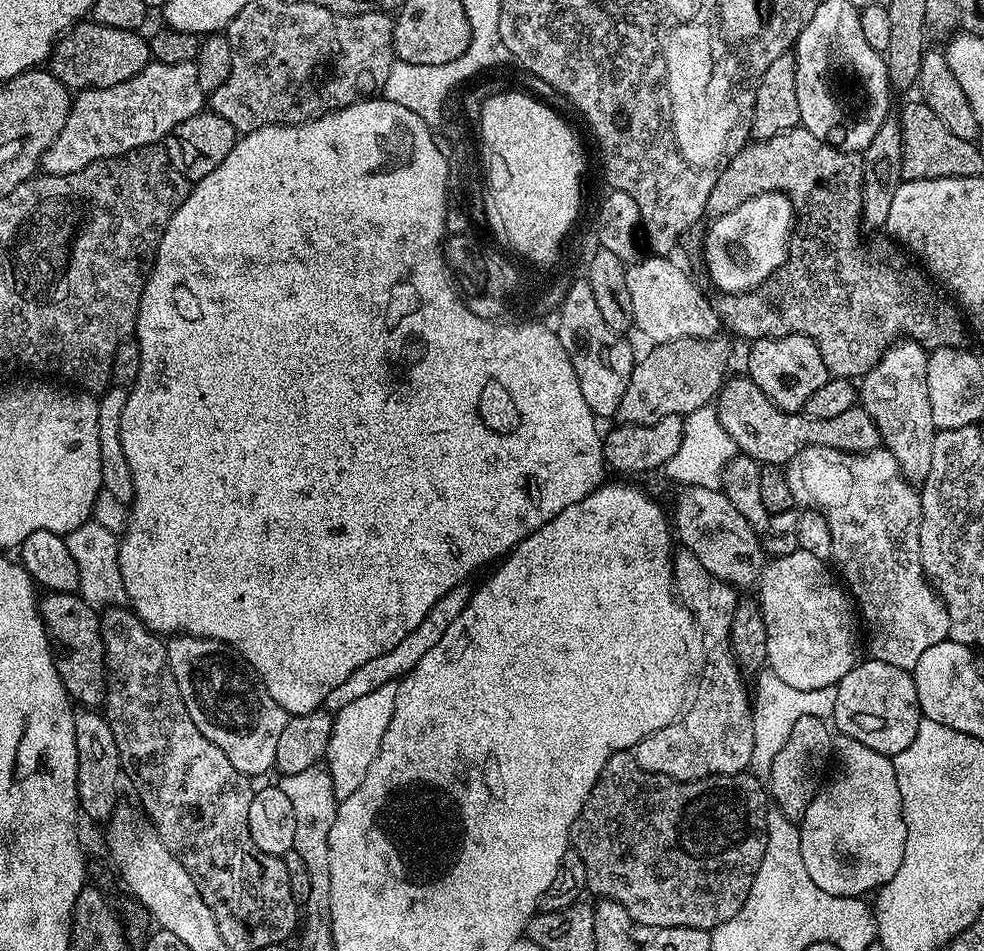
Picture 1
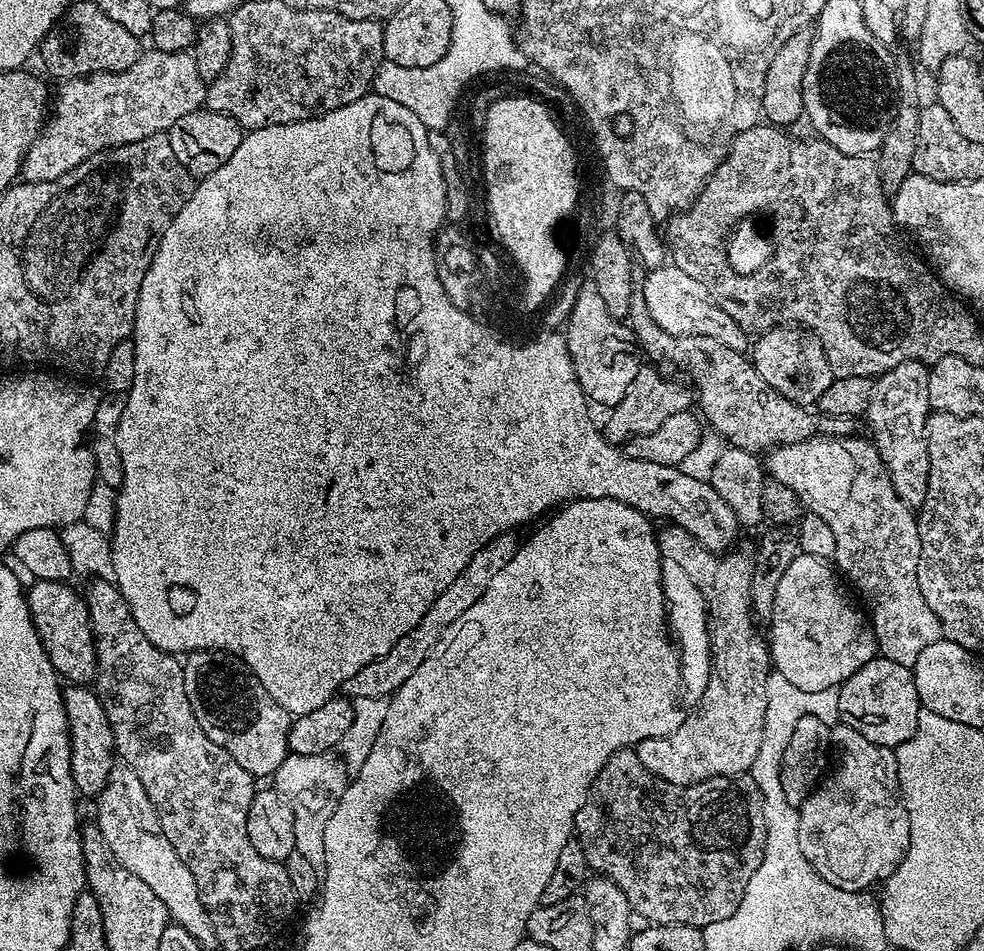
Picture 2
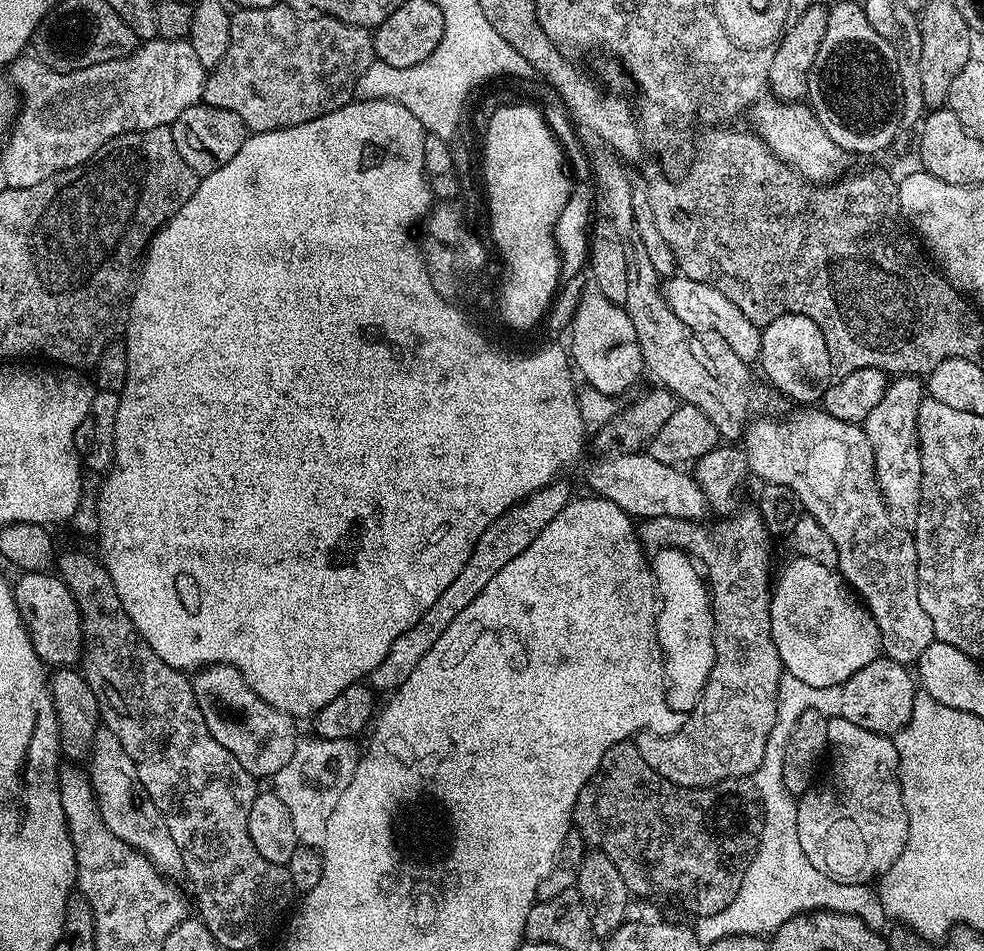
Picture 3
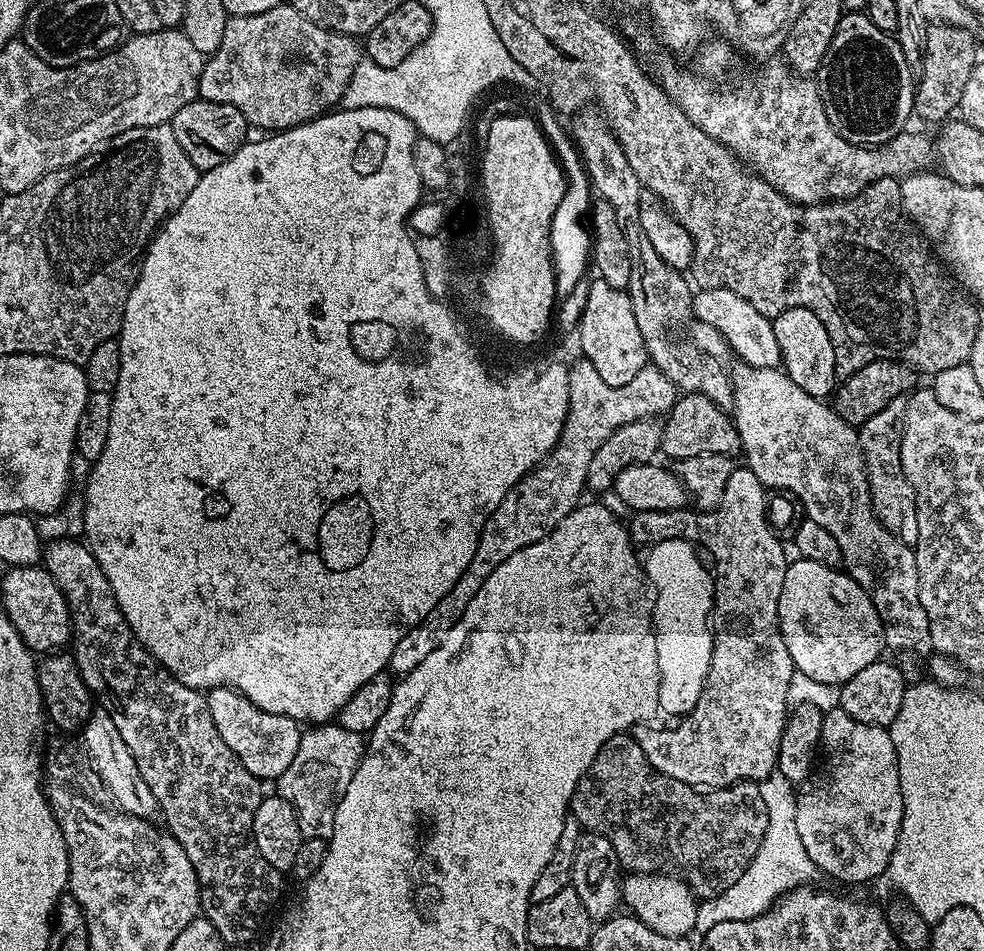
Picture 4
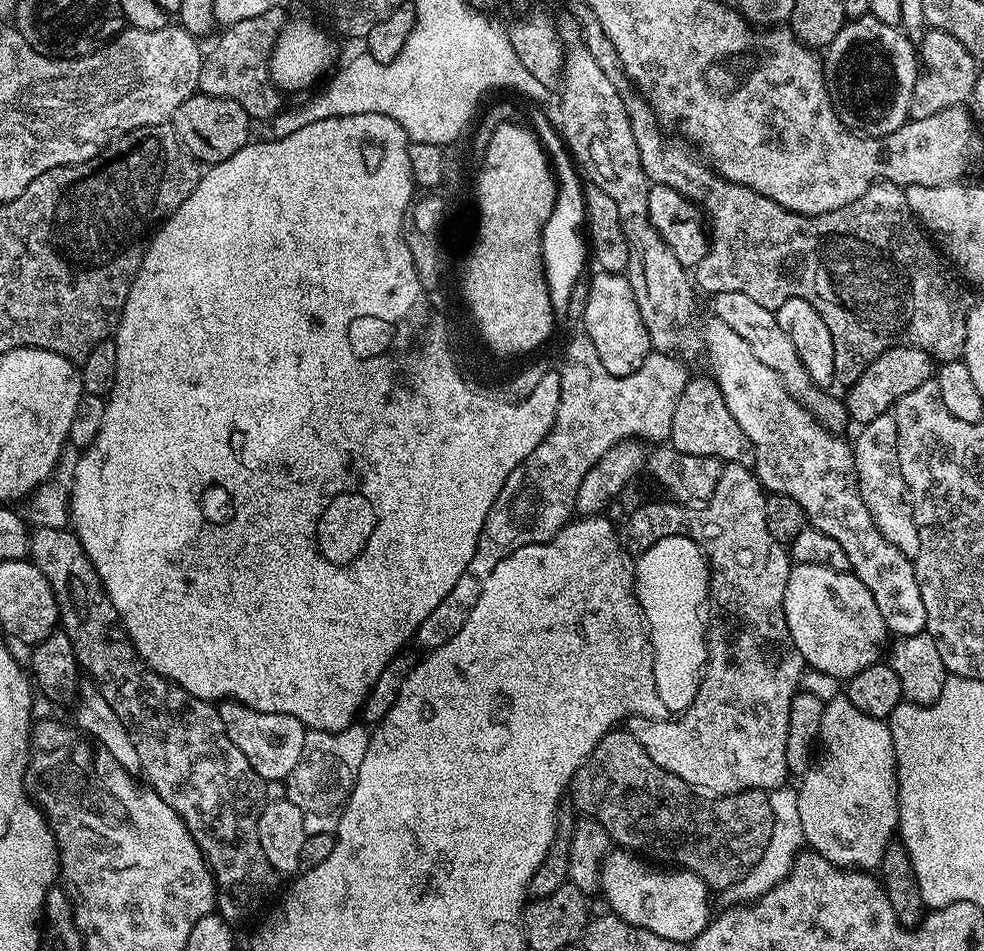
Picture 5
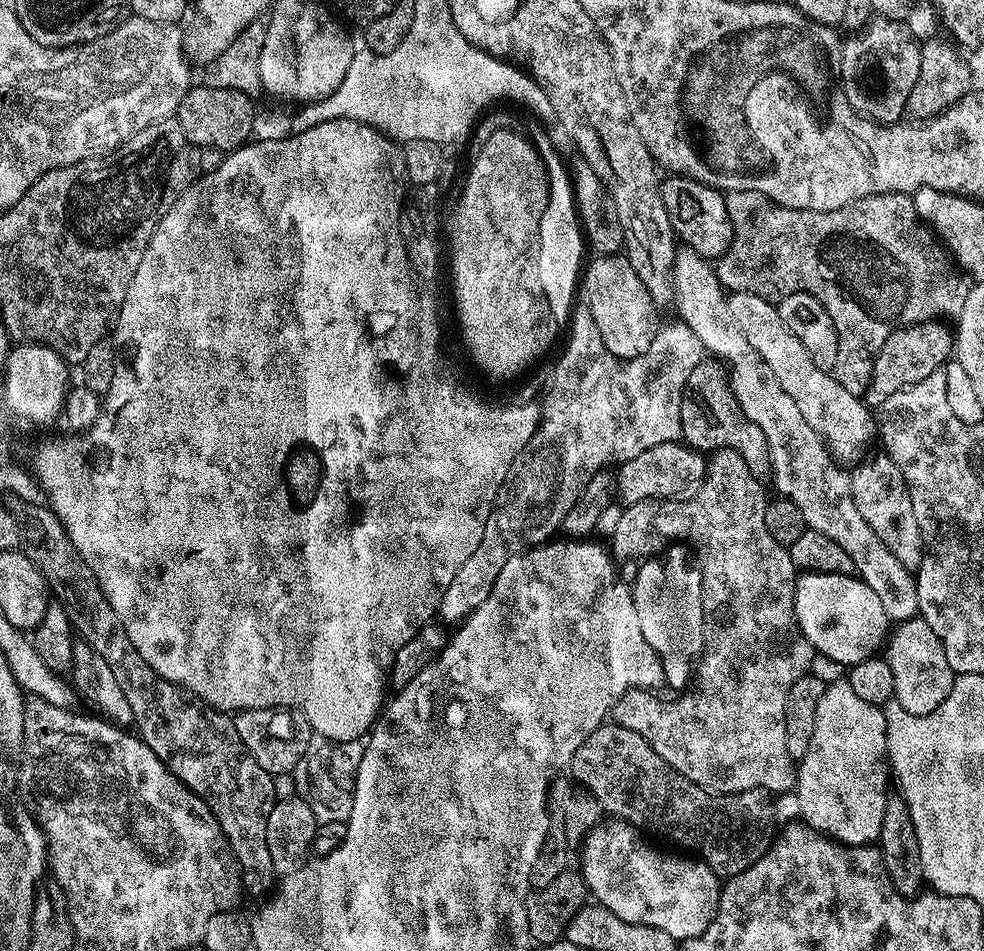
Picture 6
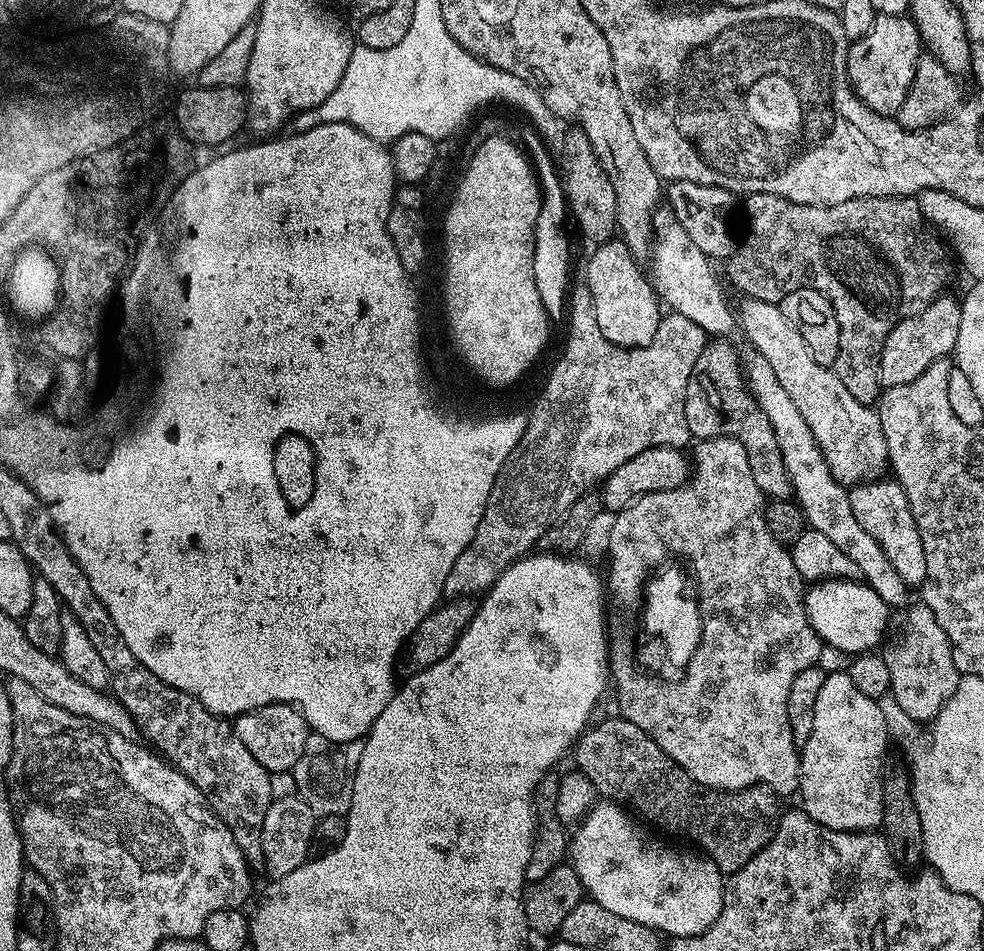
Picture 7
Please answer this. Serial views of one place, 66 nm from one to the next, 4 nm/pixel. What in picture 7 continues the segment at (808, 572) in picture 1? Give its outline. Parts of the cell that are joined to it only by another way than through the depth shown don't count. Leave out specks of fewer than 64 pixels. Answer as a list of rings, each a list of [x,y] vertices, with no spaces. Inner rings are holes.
[[[828,580],[816,582],[807,589],[804,609],[821,641],[840,652],[863,654],[881,647],[890,623],[890,605],[860,580]]]

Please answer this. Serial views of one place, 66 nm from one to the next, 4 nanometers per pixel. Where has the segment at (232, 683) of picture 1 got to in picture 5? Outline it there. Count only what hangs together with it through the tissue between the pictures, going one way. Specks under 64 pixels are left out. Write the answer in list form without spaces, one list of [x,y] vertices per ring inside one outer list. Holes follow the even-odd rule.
[[[229,700],[219,705],[222,726],[226,726],[226,734],[230,734],[230,742],[246,754],[246,762],[254,769],[264,781],[287,781],[288,775],[298,766],[298,758],[302,758],[302,746],[304,745],[305,726],[301,720],[286,714],[266,714],[253,708],[247,708],[245,704],[239,704],[237,700]]]

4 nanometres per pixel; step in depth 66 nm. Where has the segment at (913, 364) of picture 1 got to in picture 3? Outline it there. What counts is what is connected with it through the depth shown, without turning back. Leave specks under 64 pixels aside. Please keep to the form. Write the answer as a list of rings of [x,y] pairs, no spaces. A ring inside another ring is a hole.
[[[900,374],[889,383],[882,402],[870,410],[862,425],[866,438],[874,450],[876,481],[888,507],[890,518],[900,527],[909,530],[916,527],[916,511],[920,509],[920,470],[922,458],[916,442],[916,415],[918,406],[926,399],[926,388],[917,377]]]

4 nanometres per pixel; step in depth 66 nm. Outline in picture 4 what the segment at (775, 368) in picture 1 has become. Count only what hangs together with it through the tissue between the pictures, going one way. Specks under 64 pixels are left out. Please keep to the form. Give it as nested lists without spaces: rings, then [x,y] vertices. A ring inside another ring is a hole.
[[[787,308],[774,317],[772,326],[780,348],[780,364],[794,386],[802,386],[802,390],[806,390],[806,394],[811,396],[831,397],[838,384],[834,342],[830,342],[826,326],[818,322],[818,314],[805,308]]]

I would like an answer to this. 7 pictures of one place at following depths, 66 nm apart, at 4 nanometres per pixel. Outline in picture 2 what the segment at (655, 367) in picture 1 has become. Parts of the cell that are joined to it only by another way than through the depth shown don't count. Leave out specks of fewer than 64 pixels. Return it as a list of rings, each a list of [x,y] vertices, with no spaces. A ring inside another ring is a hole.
[[[642,364],[630,382],[625,397],[608,413],[606,424],[602,426],[604,440],[613,446],[622,446],[632,438],[642,434],[650,434],[658,430],[673,414],[687,411],[692,404],[692,394],[685,386],[668,378],[664,378],[653,365]]]

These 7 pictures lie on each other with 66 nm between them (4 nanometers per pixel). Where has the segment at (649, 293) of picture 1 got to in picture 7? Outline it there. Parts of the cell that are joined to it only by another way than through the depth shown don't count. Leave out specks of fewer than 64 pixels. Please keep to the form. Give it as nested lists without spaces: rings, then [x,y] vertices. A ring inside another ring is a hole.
[[[747,297],[743,302],[738,314],[742,316],[742,328],[747,338],[772,370],[781,393],[794,402],[810,427],[814,442],[818,442],[822,450],[826,466],[830,466],[830,474],[834,474],[836,481],[845,486],[883,477],[889,463],[879,413],[851,397],[850,390],[838,379],[835,369],[826,368],[815,361],[798,326],[786,317],[779,305],[752,297]]]

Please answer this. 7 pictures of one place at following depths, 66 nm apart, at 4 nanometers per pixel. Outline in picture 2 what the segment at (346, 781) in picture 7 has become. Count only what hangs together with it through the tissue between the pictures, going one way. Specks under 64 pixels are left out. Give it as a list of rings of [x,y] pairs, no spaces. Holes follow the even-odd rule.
[[[332,752],[289,754],[274,773],[276,791],[281,792],[294,810],[295,855],[301,856],[316,874],[323,874],[326,870],[326,822],[330,822],[330,814],[334,814],[349,779],[350,772],[343,759]]]

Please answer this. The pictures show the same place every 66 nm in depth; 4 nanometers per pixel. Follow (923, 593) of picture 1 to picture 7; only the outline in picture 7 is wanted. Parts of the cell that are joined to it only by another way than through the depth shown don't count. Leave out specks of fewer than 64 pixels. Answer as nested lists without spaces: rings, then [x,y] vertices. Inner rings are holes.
[[[660,206],[655,211],[654,217],[654,235],[651,238],[651,251],[650,251],[650,261],[652,260],[652,272],[650,268],[650,279],[652,281],[653,288],[656,289],[656,295],[660,297],[661,301],[665,305],[668,304],[673,313],[677,316],[685,316],[686,318],[690,318],[692,322],[699,326],[699,328],[703,329],[706,334],[712,334],[712,332],[720,332],[716,334],[728,334],[724,332],[728,332],[732,328],[732,314],[734,318],[734,312],[728,309],[728,304],[724,301],[724,292],[720,289],[720,284],[716,281],[716,272],[711,268],[713,265],[710,263],[710,258],[706,254],[702,254],[702,250],[698,250],[698,246],[694,246],[694,242],[690,242],[690,234],[686,234],[686,230],[683,226],[680,225],[680,221],[676,219],[675,211],[671,207],[668,206]],[[776,394],[760,396],[758,404],[772,425],[788,471],[788,480],[792,483],[794,499],[804,511],[805,521],[814,530],[822,530],[822,534],[826,534],[826,538],[830,538],[830,542],[834,542],[846,558],[852,559],[854,566],[858,566],[863,583],[871,586],[882,602],[890,606],[907,605],[910,585],[894,570],[894,566],[890,566],[890,560],[882,554],[882,546],[878,546],[878,542],[874,542],[874,538],[858,526],[858,518],[854,518],[854,510],[850,510],[848,488],[836,481],[834,474],[830,474],[830,466],[826,466],[822,450],[818,442],[814,442],[814,434],[794,402],[786,395]]]

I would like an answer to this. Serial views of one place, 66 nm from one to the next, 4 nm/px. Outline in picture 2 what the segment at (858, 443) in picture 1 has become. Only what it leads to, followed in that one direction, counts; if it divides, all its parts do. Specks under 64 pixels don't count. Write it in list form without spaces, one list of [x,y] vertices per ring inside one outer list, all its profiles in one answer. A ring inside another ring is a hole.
[[[641,291],[632,293],[627,321],[641,351],[646,356],[648,354],[652,358],[651,361],[684,366],[691,380],[698,386],[694,398],[701,408],[701,417],[731,447],[764,454],[781,444],[793,444],[808,440],[811,436],[857,435],[857,417],[846,414],[825,416],[819,410],[796,404],[790,398],[778,394],[768,385],[766,378],[758,374],[758,370],[744,352],[735,352],[709,336],[701,337],[701,340],[695,337],[681,338],[662,330],[650,317]]]

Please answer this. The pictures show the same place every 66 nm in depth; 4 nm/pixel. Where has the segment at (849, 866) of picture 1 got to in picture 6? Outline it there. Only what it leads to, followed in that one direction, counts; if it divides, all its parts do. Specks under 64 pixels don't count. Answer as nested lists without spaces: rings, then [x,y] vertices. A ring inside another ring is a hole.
[[[841,678],[827,685],[818,702],[818,715],[814,720],[814,738],[804,759],[796,769],[795,794],[800,807],[799,819],[808,824],[815,832],[849,846],[868,846],[879,841],[882,820],[886,818],[886,802],[890,795],[890,765],[886,759],[886,718],[881,705],[865,702]]]

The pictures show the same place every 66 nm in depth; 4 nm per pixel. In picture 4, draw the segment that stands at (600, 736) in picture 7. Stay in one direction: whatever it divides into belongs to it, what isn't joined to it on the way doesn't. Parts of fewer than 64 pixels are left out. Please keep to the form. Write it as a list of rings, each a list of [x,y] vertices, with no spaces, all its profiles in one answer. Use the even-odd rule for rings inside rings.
[[[621,734],[610,738],[602,746],[602,750],[598,750],[598,758],[594,758],[594,762],[586,770],[586,774],[581,778],[574,790],[570,816],[573,821],[576,819],[581,824],[581,829],[597,832],[608,839],[610,846],[614,846],[614,854],[618,854],[621,869],[627,870],[632,874],[676,876],[679,880],[685,880],[688,883],[688,887],[692,889],[692,893],[700,900],[714,898],[718,894],[730,890],[730,886],[739,884],[744,871],[753,867],[758,854],[758,846],[762,846],[762,838],[766,834],[766,822],[768,821],[766,818],[766,802],[762,802],[759,783],[741,782],[739,784],[730,784],[727,788],[701,790],[699,787],[686,782],[678,782],[678,778],[670,778],[653,768],[646,758],[646,754],[642,754],[642,746],[638,746],[635,735],[632,734]]]

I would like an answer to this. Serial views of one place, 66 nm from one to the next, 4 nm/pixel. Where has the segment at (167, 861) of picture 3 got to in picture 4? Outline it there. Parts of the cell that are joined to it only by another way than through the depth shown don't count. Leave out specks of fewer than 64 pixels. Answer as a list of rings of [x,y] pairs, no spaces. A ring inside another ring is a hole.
[[[98,708],[92,713],[82,729],[82,737],[86,744],[86,752],[90,758],[90,764],[95,774],[102,780],[108,788],[115,802],[121,807],[123,813],[141,818],[150,818],[157,813],[156,799],[153,791],[142,778],[138,771],[137,760],[126,746],[122,739],[122,734],[118,731],[118,726],[110,718],[107,711]]]

